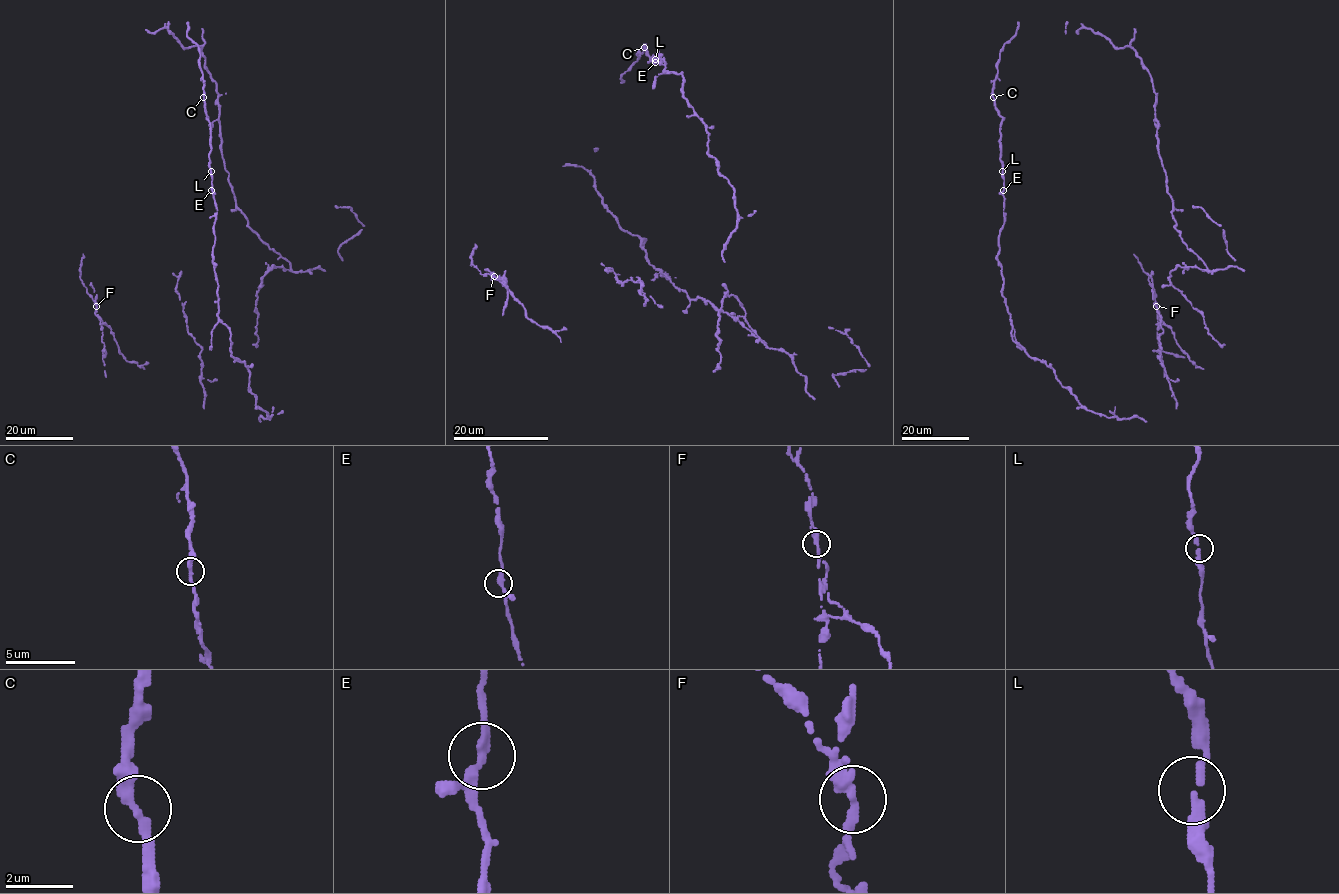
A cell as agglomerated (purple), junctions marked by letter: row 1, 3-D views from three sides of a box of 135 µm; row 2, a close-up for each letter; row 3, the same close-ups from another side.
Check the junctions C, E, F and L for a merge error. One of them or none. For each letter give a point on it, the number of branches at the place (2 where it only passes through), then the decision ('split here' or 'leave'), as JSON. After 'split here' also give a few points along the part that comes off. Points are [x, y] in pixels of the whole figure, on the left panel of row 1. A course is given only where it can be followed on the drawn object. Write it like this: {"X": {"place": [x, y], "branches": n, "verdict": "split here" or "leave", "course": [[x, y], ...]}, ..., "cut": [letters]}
{"C": {"place": [203, 97], "branches": 2, "verdict": "leave"}, "E": {"place": [211, 190], "branches": 2, "verdict": "leave"}, "F": {"place": [96, 306], "branches": 2, "verdict": "split here", "course": [[96, 306], [101, 325], [106, 377]]}, "L": {"place": [211, 171], "branches": 2, "verdict": "leave"}, "cut": ["F"]}

